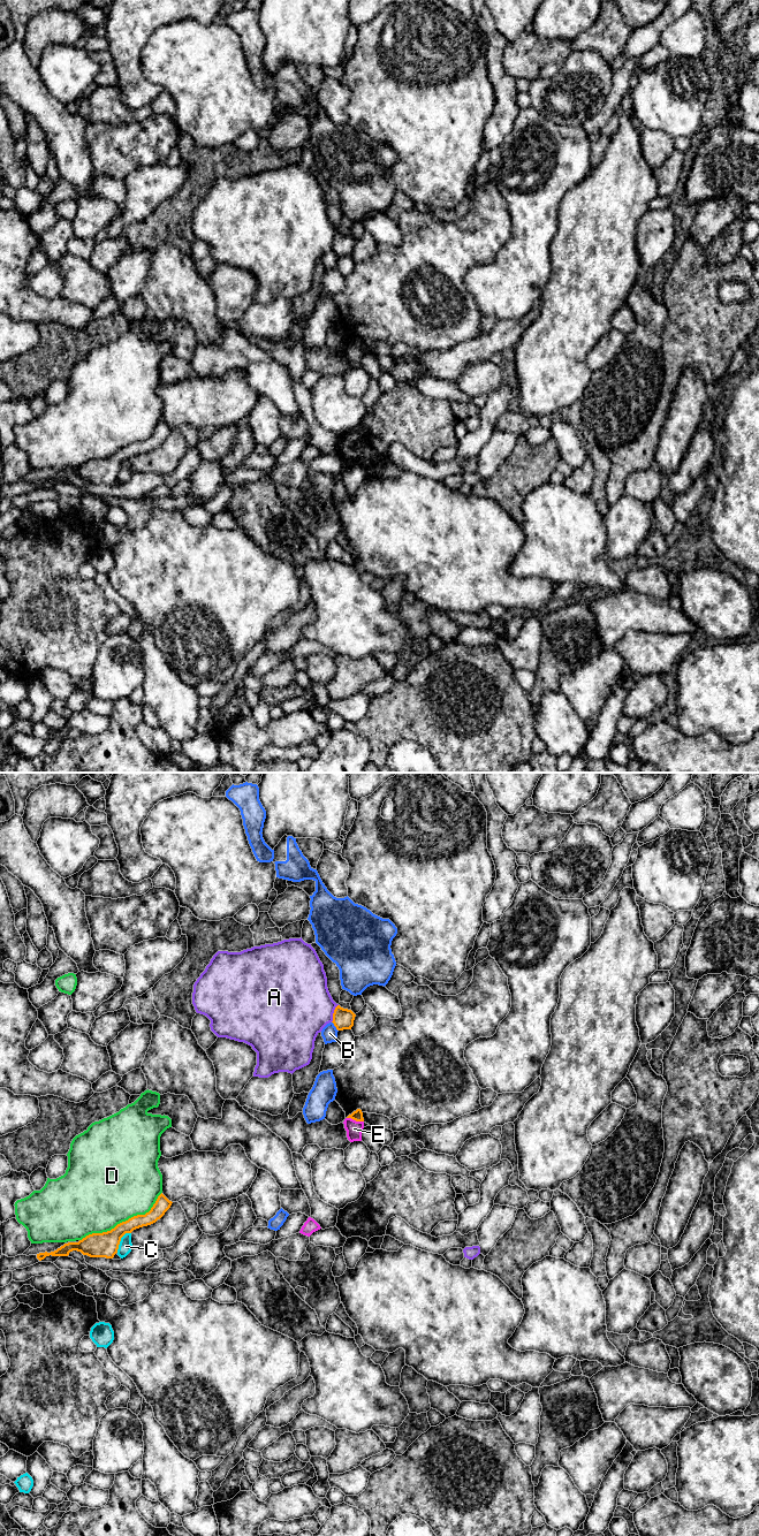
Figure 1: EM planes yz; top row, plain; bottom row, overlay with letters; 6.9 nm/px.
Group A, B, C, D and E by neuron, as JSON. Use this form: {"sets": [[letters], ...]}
{"sets": [["A"], ["B"], ["C", "E"], ["D"]]}

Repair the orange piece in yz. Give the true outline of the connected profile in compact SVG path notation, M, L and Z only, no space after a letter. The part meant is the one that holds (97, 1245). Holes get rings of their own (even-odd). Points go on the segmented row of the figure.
M162 1193L158 1196L155 1203L145 1215L137 1215L126 1222L117 1224L114 1229L103 1233L92 1233L78 1242L68 1242L51 1253L39 1253L37 1259L44 1260L46 1256L68 1256L70 1252L77 1250L90 1257L113 1259L117 1253L121 1238L134 1230L151 1225L160 1219L170 1208L169 1201Z

